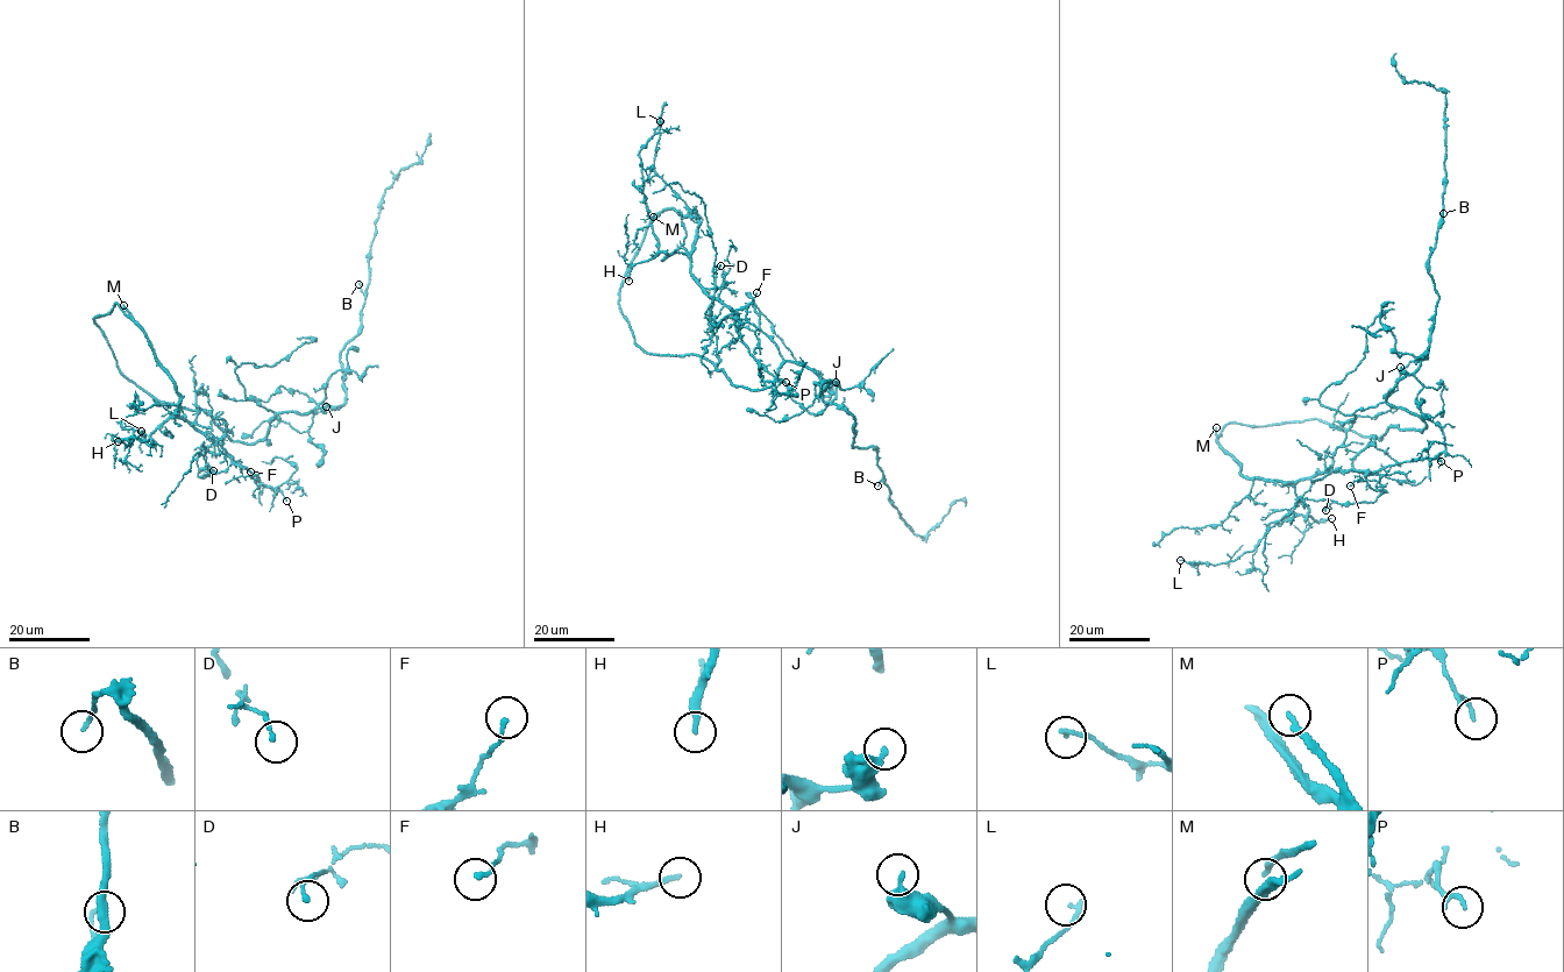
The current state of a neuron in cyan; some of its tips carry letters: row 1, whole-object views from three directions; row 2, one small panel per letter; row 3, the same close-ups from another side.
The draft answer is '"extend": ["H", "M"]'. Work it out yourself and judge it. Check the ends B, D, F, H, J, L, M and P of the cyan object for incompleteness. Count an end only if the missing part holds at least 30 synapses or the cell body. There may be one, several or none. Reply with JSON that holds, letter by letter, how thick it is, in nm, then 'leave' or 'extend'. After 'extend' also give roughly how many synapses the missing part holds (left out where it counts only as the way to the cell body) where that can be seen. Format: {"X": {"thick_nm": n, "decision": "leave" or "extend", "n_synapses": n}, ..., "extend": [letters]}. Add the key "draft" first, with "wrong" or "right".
{"draft": "right", "B": {"thick_nm": 130, "decision": "leave"}, "D": {"thick_nm": 130, "decision": "leave"}, "F": {"thick_nm": 150, "decision": "leave"}, "H": {"thick_nm": 200, "decision": "extend", "n_synapses": 35}, "J": {"thick_nm": 440, "decision": "leave"}, "L": {"thick_nm": 150, "decision": "leave"}, "M": {"thick_nm": 200, "decision": "extend"}, "P": {"thick_nm": 110, "decision": "leave"}, "extend": ["H", "M"]}

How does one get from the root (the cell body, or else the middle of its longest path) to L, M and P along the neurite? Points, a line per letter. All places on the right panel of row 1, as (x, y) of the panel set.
L: (1365, 437), (1225, 425), (1239, 473), (1292, 483), (1308, 515), (1234, 560), (1180, 560)
M: (1365, 437), (1316, 419), (1257, 426), (1229, 423), (1217, 435), (1216, 427)
P: (1365, 437), (1316, 419), (1229, 423), (1217, 444), (1244, 476), (1284, 482), (1441, 461)

